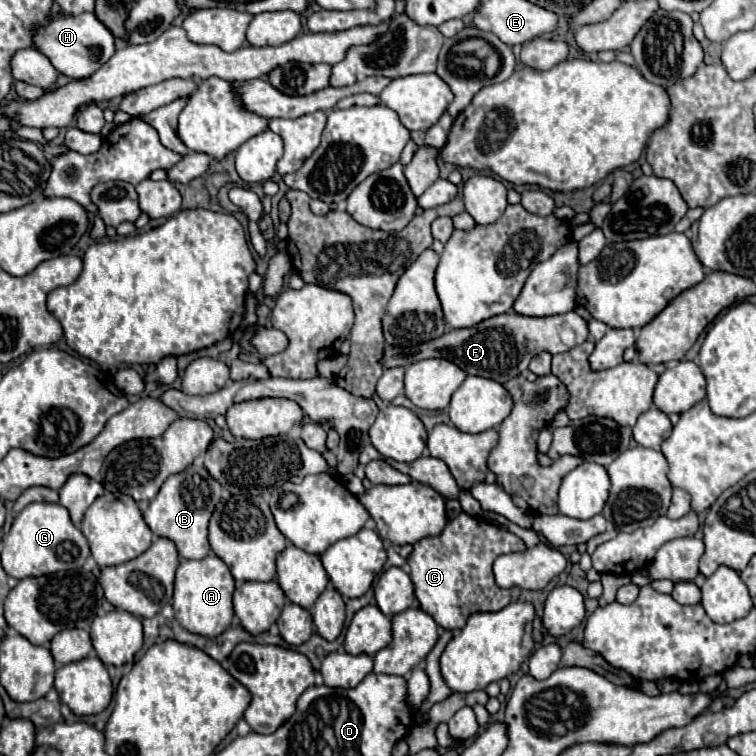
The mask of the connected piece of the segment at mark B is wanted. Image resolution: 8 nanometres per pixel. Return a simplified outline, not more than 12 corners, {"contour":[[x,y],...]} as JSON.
{"contour":[[198,461],[164,481],[144,513],[182,559],[210,555],[222,487]]}

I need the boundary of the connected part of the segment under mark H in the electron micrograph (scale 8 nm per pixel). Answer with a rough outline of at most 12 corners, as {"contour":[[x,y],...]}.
{"contour":[[60,11],[32,43],[70,79],[90,77],[116,51],[94,13]]}

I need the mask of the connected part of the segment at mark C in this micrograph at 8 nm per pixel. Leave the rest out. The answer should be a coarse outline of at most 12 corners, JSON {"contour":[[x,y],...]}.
{"contour":[[460,513],[414,543],[420,609],[450,631],[494,613],[492,563],[526,551],[510,531]]}

